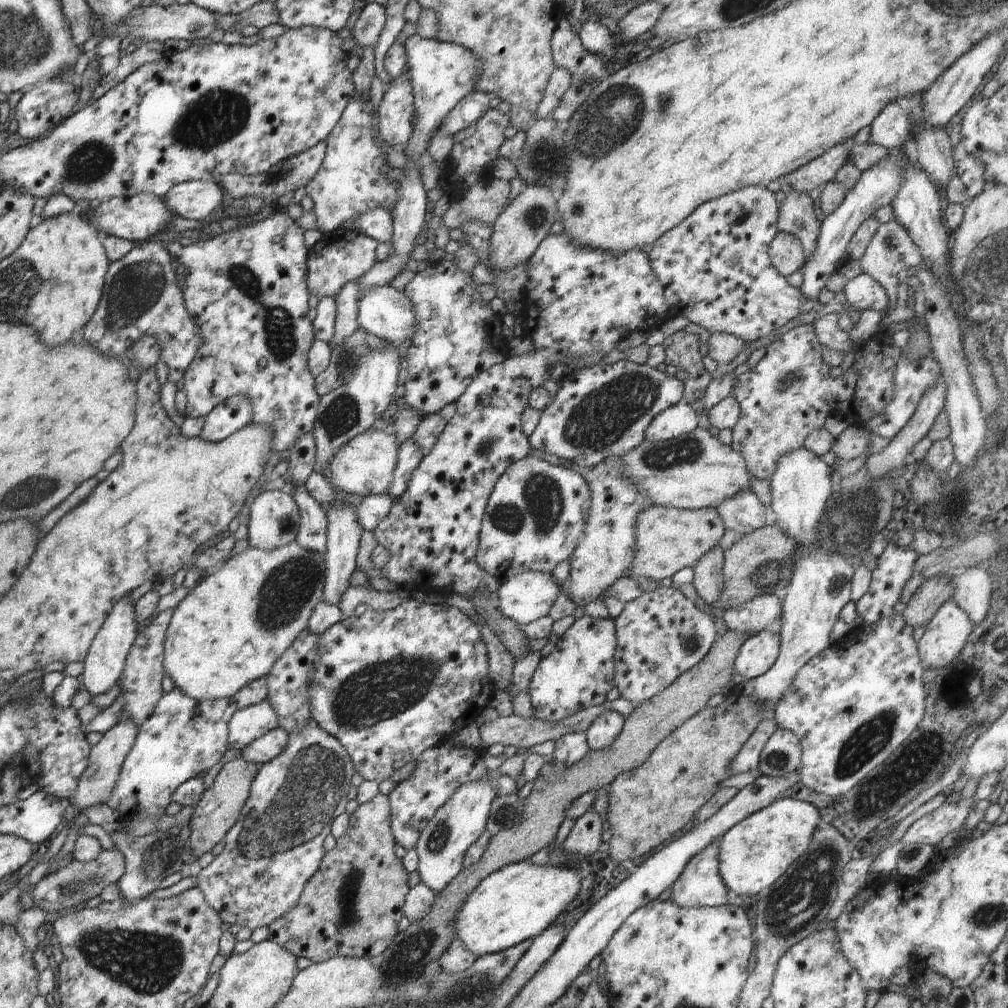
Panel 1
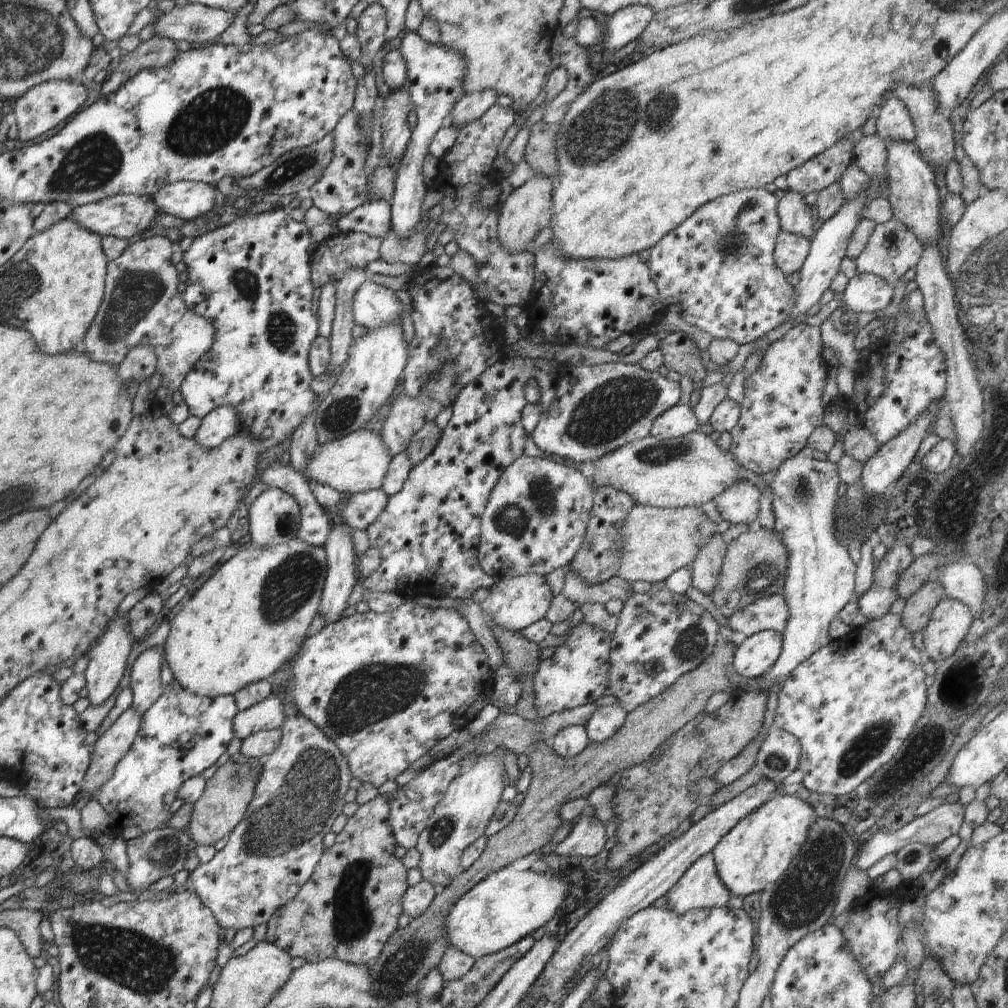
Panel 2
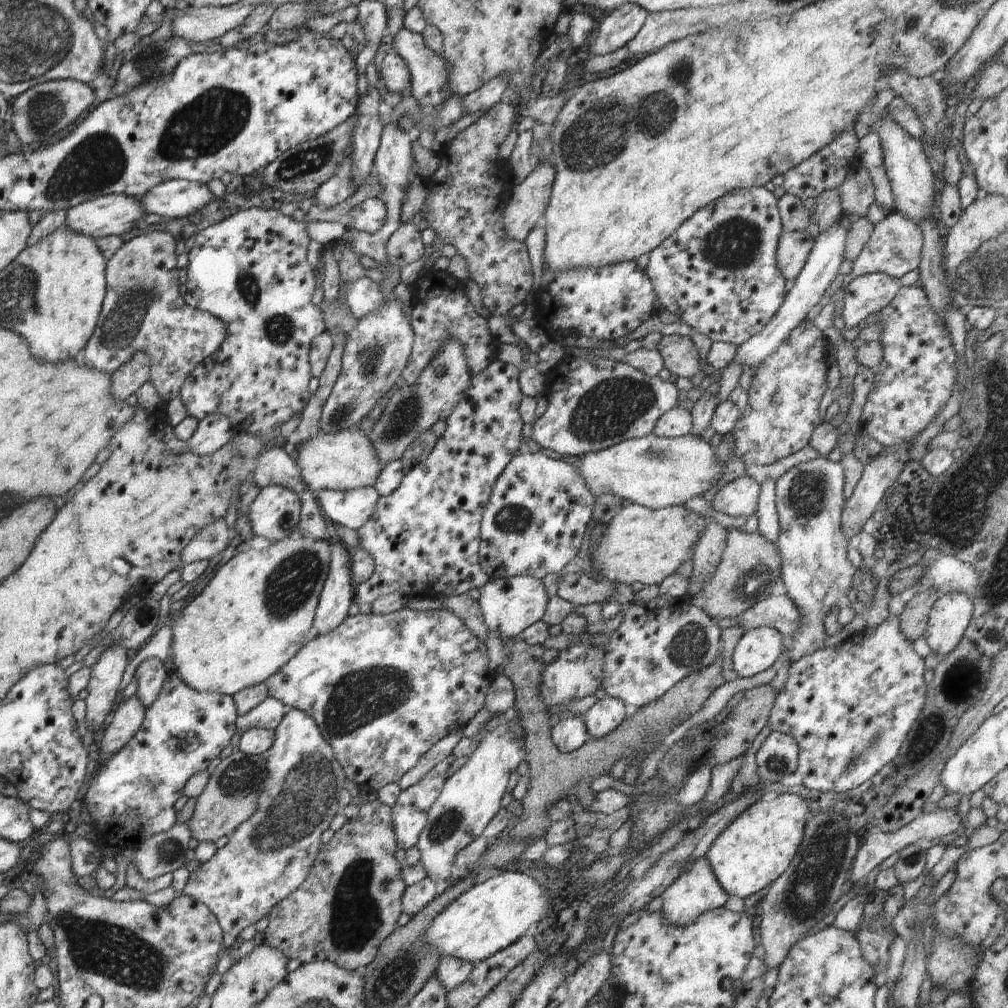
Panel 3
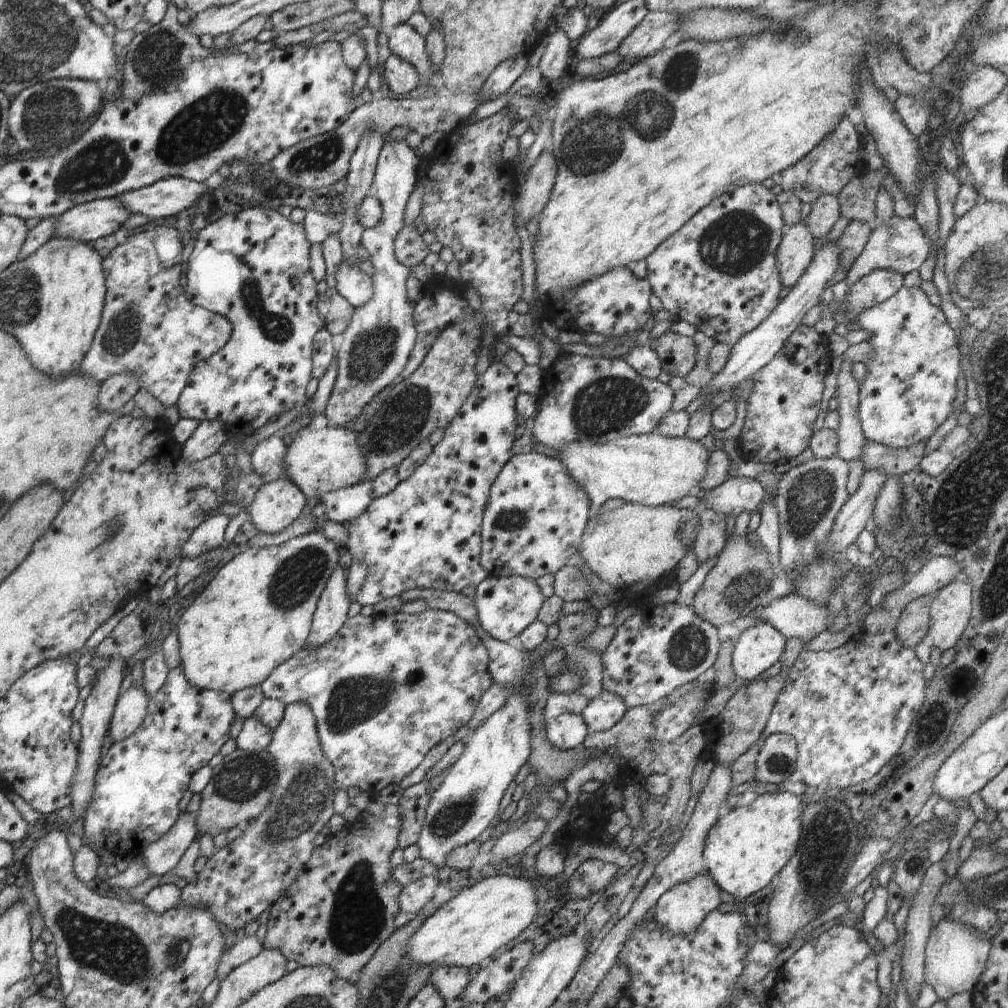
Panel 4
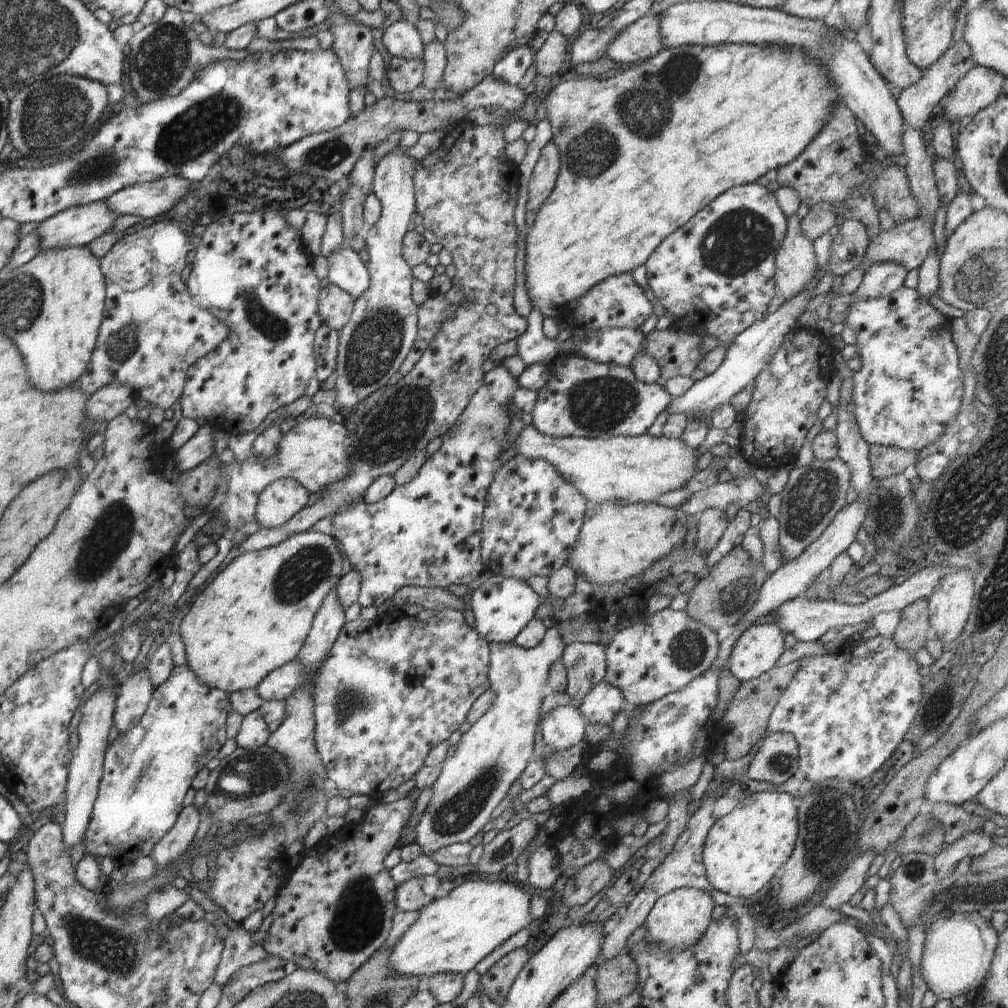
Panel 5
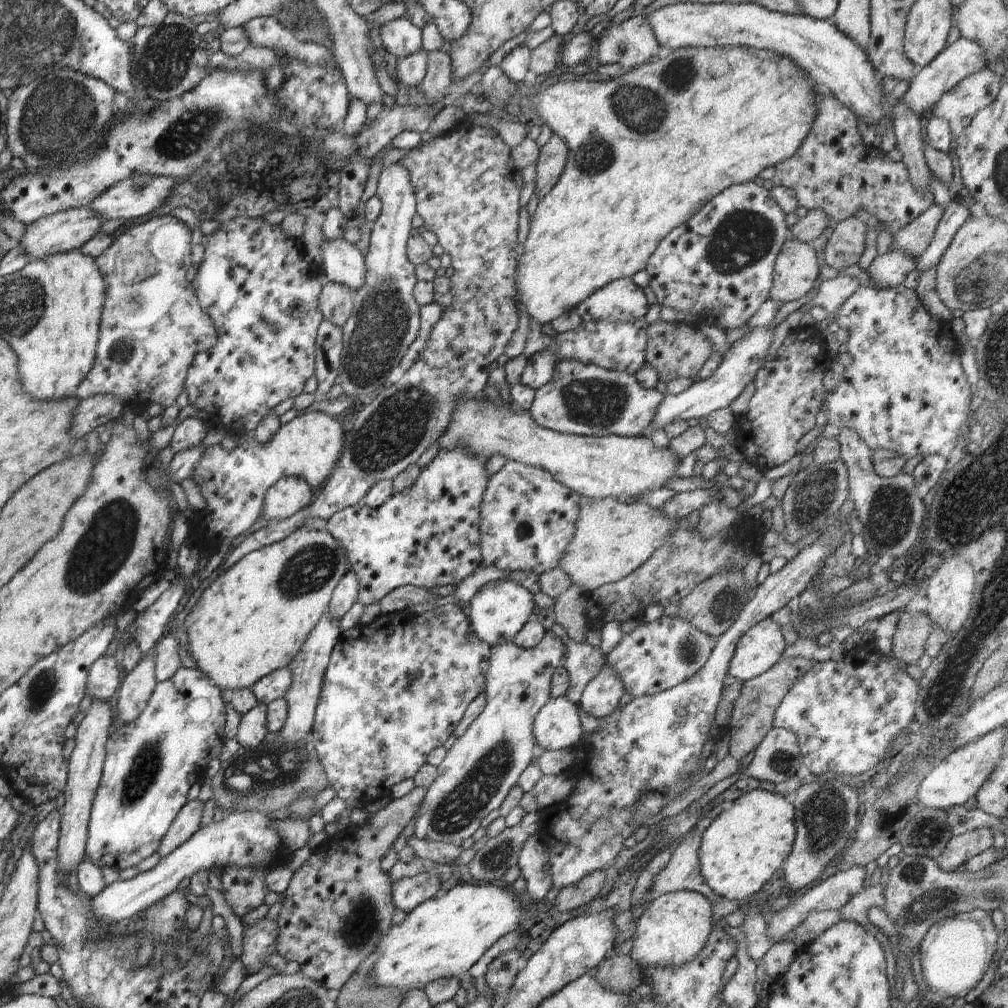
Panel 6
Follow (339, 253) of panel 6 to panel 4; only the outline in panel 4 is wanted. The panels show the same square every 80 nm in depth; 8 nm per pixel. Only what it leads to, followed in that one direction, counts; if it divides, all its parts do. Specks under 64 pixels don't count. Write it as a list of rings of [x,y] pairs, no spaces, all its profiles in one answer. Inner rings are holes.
[[[342,260],[338,264],[334,280],[336,280],[338,294],[344,296],[354,309],[364,306],[368,300],[372,299],[372,294],[374,294],[372,279],[356,264],[350,266]]]

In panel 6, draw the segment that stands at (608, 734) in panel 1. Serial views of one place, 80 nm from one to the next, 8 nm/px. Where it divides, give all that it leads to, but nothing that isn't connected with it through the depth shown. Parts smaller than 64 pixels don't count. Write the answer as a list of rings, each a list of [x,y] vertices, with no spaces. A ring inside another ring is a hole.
[[[604,664],[604,668],[598,670],[598,674],[582,690],[579,708],[597,719],[606,718],[619,706],[624,693],[618,674]]]

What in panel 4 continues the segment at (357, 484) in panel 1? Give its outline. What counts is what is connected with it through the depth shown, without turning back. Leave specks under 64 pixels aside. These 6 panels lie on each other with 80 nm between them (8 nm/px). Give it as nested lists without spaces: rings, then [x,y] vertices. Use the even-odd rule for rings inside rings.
[[[346,427],[300,428],[294,440],[286,446],[286,476],[306,494],[321,498],[326,492],[341,490],[360,483],[366,474],[366,458],[356,442],[356,432]]]

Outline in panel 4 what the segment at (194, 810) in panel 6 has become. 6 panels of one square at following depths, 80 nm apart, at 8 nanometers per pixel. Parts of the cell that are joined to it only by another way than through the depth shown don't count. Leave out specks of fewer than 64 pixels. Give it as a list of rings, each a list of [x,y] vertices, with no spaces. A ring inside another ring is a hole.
[[[180,814],[172,829],[142,852],[148,874],[162,877],[171,872],[197,836],[196,816]]]

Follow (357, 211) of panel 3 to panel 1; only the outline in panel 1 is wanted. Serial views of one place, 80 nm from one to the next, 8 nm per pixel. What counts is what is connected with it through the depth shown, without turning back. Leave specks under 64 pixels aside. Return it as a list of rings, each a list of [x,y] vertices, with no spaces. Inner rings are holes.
[[[374,209],[358,219],[346,221],[340,228],[364,233],[379,243],[388,243],[393,235],[393,218],[390,211]]]

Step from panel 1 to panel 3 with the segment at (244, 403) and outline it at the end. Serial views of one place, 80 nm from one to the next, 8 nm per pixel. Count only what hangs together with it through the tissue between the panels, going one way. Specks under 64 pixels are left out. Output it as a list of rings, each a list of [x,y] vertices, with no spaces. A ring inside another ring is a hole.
[[[210,414],[198,422],[196,432],[187,444],[194,456],[206,456],[228,445],[235,436],[224,414]]]

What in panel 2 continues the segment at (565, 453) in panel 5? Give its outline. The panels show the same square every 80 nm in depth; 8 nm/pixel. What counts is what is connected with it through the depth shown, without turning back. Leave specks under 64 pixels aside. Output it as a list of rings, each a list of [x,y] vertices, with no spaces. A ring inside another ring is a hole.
[[[699,430],[671,440],[649,435],[643,440],[630,442],[621,448],[616,448],[614,452],[604,454],[598,460],[594,460],[592,465],[594,471],[590,481],[593,481],[595,486],[614,486],[616,490],[622,490],[628,496],[632,496],[638,505],[654,508],[696,507],[702,502],[715,500],[726,488],[741,480],[739,472],[741,466],[736,458],[729,451],[721,450],[716,441]]]

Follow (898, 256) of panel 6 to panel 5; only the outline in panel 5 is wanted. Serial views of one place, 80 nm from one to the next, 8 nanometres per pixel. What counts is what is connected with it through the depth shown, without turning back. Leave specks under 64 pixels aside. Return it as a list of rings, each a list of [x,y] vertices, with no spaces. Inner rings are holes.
[[[878,263],[872,265],[864,274],[862,284],[853,296],[858,298],[878,298],[888,296],[901,288],[908,270],[898,263]]]

